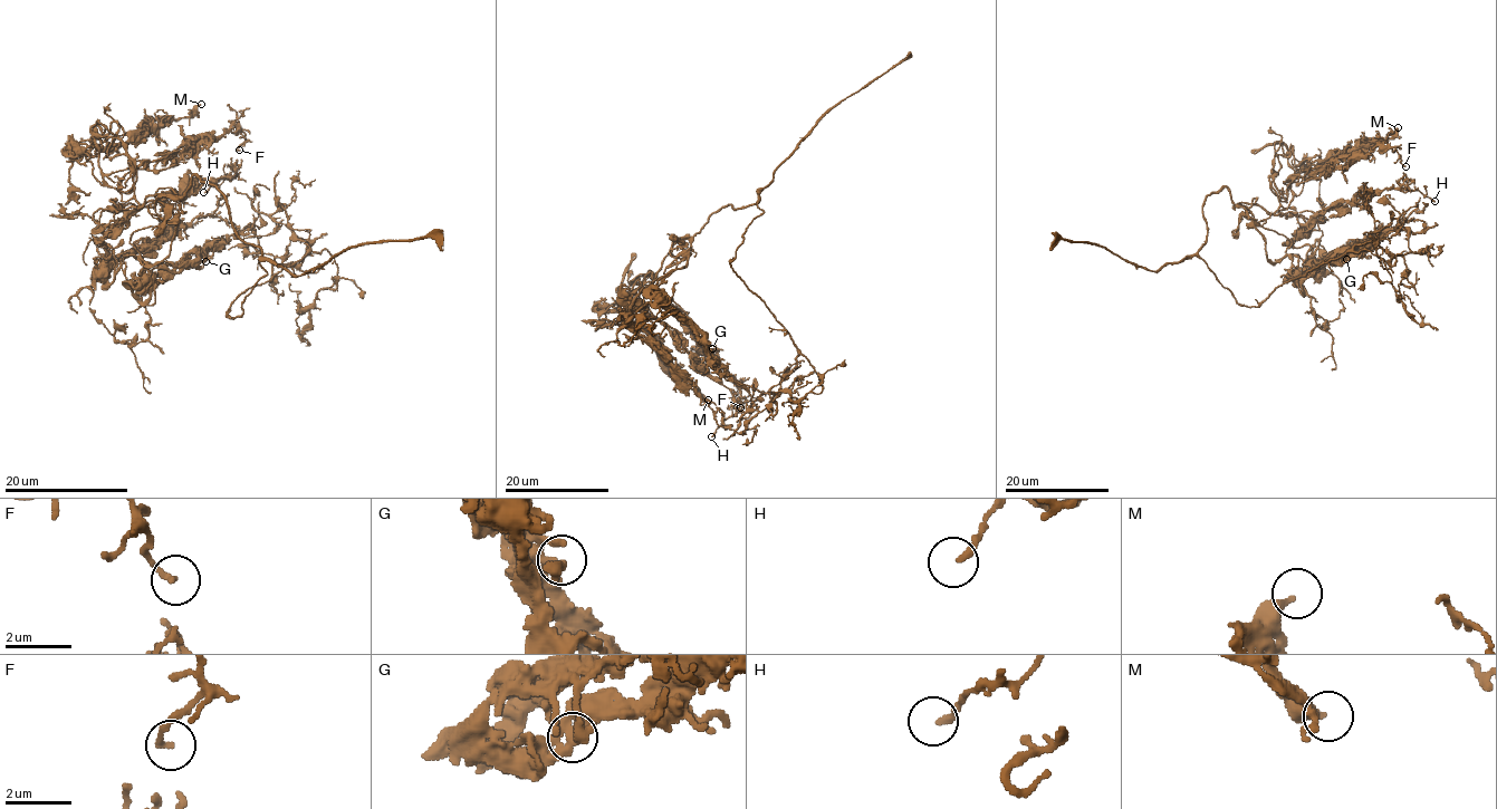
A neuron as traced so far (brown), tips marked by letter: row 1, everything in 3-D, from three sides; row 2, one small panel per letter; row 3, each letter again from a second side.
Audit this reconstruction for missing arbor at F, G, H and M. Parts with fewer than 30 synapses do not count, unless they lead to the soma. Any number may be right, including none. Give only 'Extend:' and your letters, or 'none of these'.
Extend: none of these

